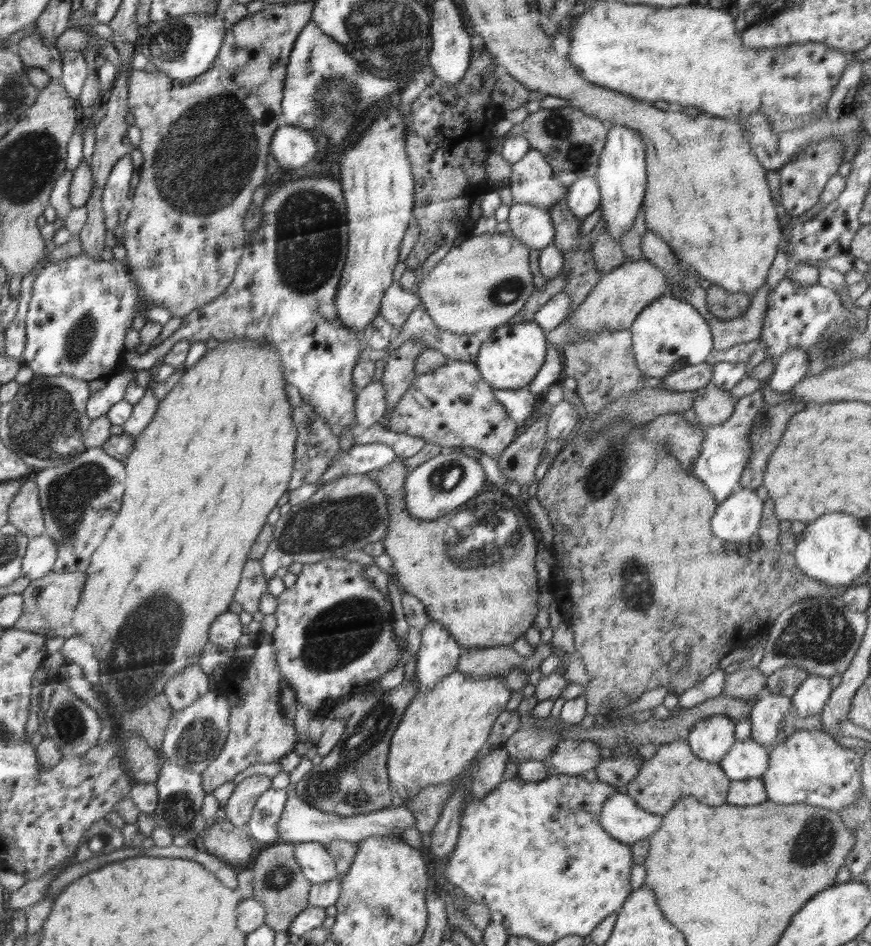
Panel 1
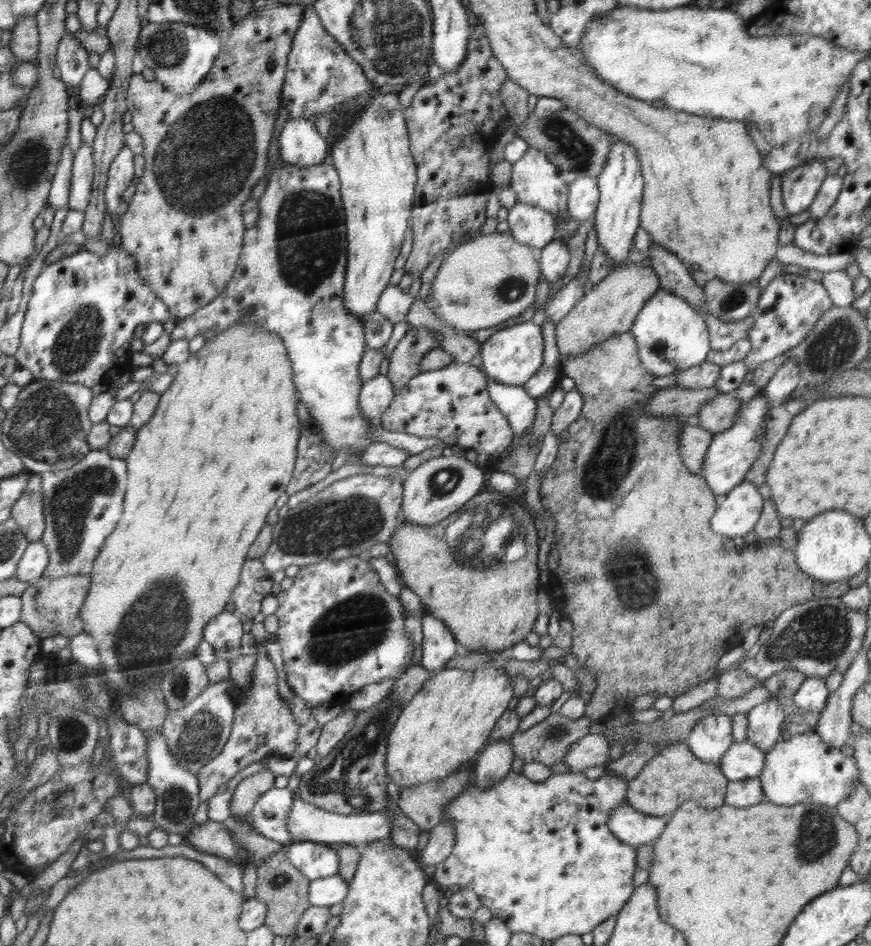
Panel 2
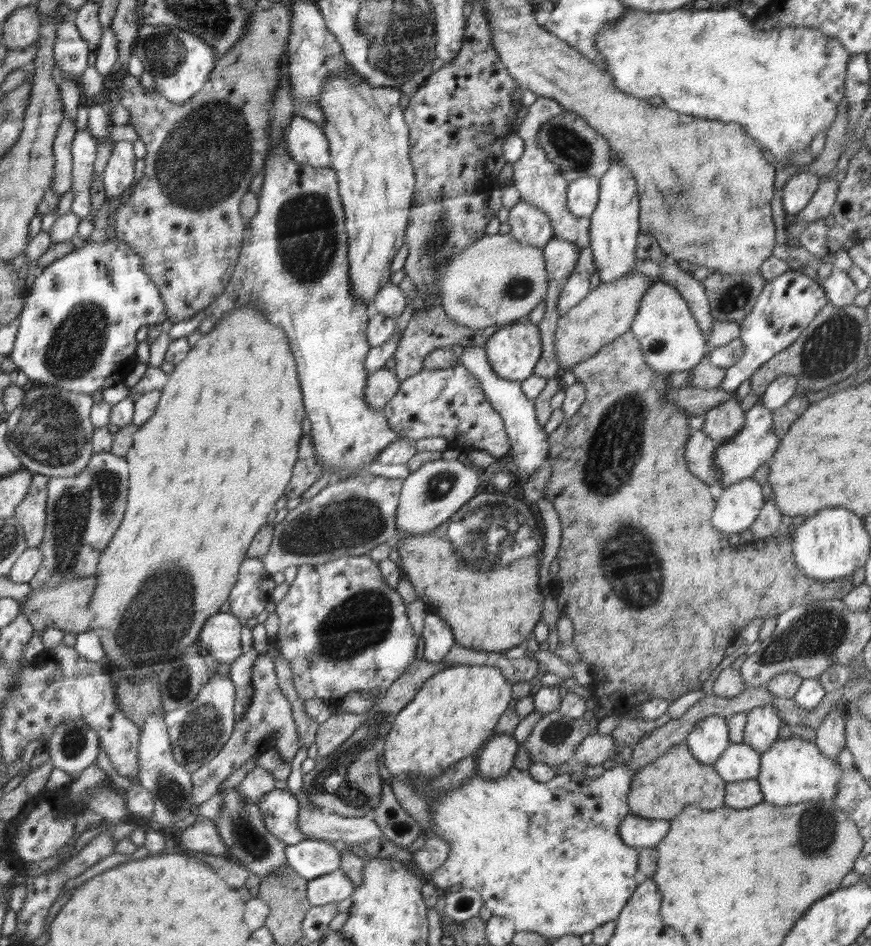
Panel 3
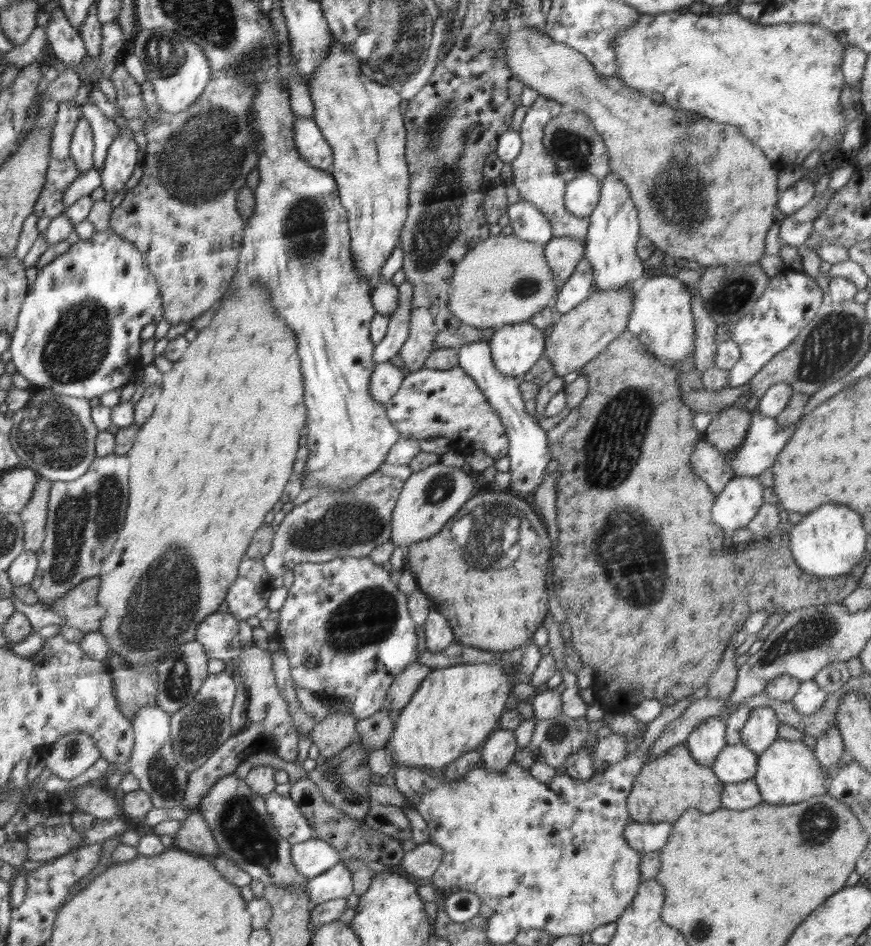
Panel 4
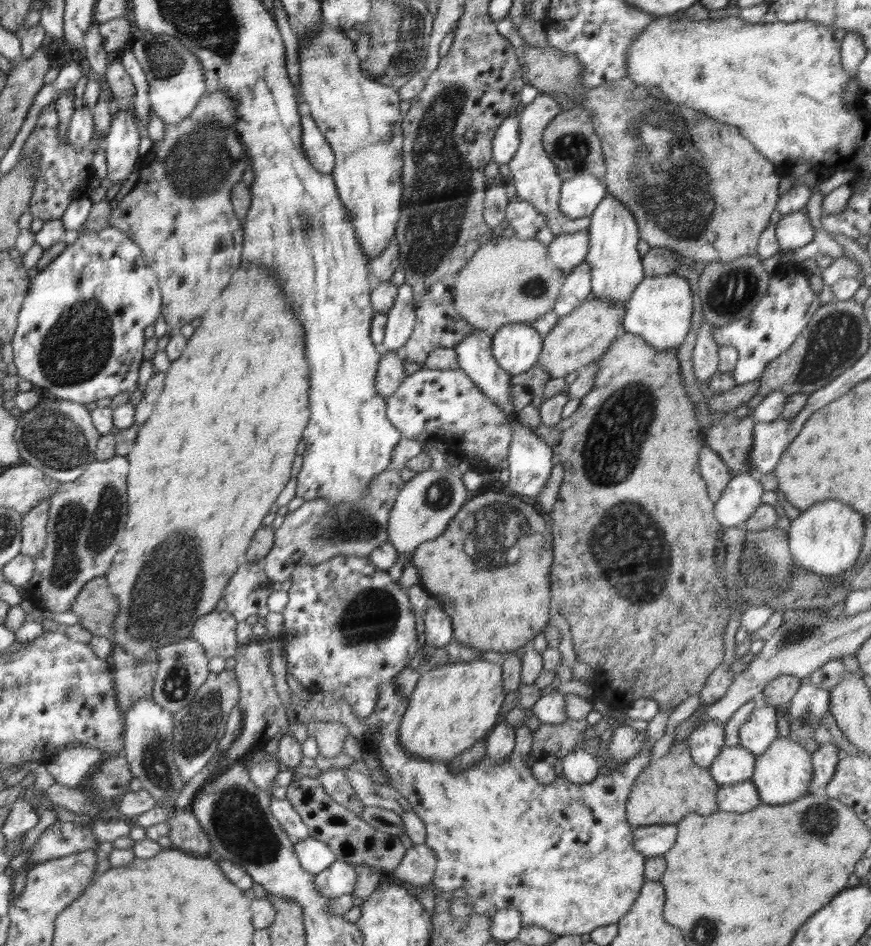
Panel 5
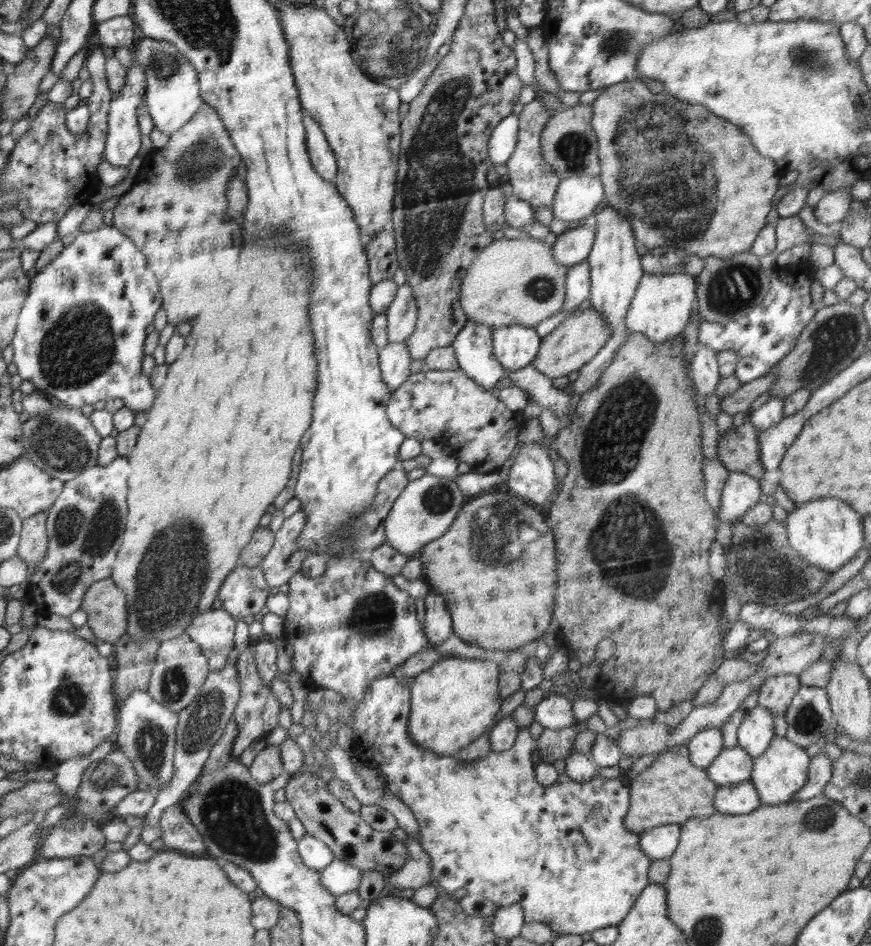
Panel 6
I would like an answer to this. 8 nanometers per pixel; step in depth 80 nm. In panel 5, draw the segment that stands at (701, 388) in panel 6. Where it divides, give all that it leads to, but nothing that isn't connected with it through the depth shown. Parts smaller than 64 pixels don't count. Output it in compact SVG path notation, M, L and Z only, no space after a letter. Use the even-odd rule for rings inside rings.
M704 319L697 333L696 345L692 352L692 362L698 383L709 384L709 380L718 371L720 346L716 344L714 337L712 337L714 327Z

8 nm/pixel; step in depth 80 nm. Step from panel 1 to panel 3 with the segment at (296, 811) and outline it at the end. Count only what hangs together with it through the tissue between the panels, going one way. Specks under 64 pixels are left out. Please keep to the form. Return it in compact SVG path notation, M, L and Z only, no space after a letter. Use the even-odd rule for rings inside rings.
M316 806L298 808L299 829L306 838L357 843L382 837L383 832L370 815L364 817L342 817Z

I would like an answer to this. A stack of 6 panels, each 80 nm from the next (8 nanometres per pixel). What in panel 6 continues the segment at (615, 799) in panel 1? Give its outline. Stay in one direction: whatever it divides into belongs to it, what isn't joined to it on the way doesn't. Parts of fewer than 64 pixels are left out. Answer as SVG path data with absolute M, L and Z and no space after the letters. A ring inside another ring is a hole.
M665 824L640 834L639 846L651 860L668 859L679 845L681 825Z

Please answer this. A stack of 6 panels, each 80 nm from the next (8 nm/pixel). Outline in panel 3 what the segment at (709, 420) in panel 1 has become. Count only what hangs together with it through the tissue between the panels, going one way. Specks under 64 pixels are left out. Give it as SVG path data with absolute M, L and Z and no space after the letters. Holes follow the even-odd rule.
M736 391L726 402L706 412L704 417L705 421L701 430L720 443L736 436L745 423L745 411L736 399Z

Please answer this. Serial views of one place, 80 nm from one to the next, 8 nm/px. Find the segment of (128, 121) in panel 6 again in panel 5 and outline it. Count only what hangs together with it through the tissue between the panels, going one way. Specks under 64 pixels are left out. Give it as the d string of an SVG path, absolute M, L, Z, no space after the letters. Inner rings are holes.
M119 106L105 141L108 176L103 185L106 189L118 180L126 178L131 173L132 166L136 164L136 160L140 158L138 156L140 134L138 134L138 128L134 124L134 116L130 109L122 109Z

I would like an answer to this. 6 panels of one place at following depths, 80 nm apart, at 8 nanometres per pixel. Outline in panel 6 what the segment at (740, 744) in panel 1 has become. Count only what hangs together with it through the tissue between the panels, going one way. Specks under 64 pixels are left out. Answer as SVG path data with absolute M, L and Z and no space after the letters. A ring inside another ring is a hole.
M741 747L724 748L706 768L712 782L720 787L748 781L753 769L754 758Z

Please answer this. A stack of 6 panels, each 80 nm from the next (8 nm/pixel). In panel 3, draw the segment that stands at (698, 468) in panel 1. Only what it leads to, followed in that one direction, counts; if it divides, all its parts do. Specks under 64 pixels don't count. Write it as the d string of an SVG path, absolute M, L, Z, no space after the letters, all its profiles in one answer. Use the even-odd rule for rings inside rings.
M760 400L745 412L745 423L736 436L720 443L715 450L714 472L718 472L719 485L726 488L741 480L751 478L762 465L773 457L780 438L773 430L773 411L768 410Z

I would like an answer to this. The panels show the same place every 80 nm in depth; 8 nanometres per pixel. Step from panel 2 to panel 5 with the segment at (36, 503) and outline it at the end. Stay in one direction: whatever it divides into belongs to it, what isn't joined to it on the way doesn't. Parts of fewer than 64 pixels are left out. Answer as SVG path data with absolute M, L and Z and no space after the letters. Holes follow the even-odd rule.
M41 500L38 506L24 514L21 532L21 554L35 559L45 550L48 539L49 501Z

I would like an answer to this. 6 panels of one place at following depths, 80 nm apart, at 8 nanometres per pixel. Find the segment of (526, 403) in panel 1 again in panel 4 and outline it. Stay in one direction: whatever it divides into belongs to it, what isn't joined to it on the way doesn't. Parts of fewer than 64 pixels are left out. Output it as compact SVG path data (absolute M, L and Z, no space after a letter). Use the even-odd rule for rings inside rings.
M474 341L459 347L459 367L466 371L478 385L478 388L489 400L491 407L499 414L502 424L509 438L509 449L511 476L510 489L513 493L524 496L530 494L531 490L537 490L543 481L544 471L551 460L551 452L547 441L547 432L536 423L524 410L518 385L520 380L513 376L503 375L495 366L491 357L488 341Z

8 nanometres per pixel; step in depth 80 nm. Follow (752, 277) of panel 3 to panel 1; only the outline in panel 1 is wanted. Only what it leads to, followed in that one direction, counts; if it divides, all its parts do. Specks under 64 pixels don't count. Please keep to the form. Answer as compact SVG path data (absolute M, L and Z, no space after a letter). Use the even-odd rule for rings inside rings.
M711 284L706 292L706 307L719 319L738 318L751 304L752 296L743 292L728 292L719 284Z

